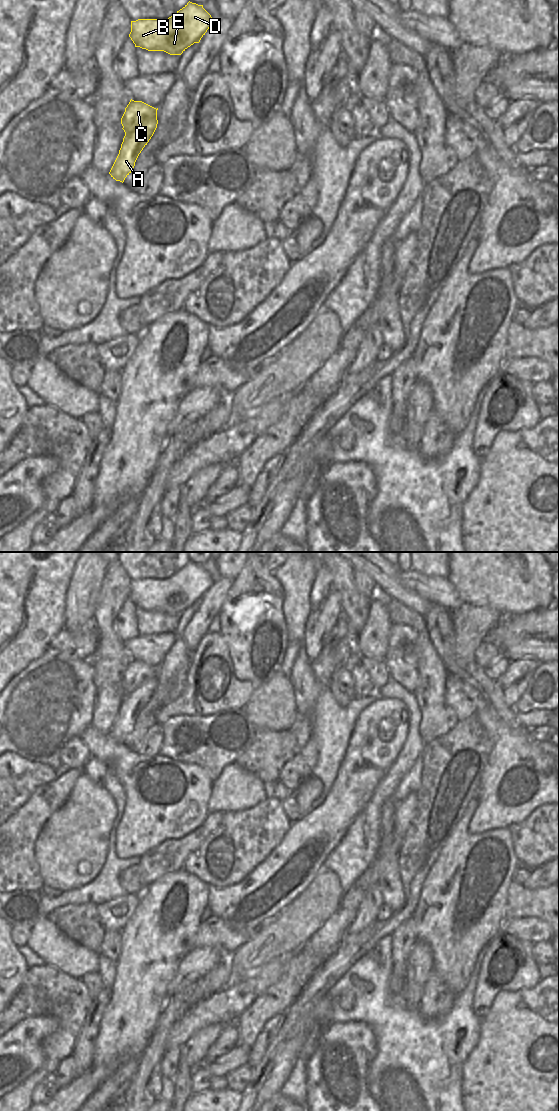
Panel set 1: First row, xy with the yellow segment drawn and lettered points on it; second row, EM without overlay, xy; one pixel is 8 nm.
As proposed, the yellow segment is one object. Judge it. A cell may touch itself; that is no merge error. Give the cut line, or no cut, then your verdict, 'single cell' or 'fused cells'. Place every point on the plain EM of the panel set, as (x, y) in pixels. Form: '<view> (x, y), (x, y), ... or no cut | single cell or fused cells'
xy (156, 674), (135, 690), (125, 693) | fused cells

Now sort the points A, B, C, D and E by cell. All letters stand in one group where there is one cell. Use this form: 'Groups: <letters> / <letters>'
Groups: A B D E / C.

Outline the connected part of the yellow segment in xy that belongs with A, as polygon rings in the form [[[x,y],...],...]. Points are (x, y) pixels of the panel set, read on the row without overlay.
[[[154,675],[136,691],[125,693],[119,714],[109,732],[113,739],[124,742],[133,730],[139,714],[153,696],[157,684],[157,675]]]

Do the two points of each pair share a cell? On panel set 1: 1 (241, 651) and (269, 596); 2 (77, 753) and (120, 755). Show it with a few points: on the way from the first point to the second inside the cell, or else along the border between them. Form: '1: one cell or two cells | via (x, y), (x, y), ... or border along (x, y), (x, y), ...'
1: one cell | via (250, 637), (252, 613), (255, 610)
2: two cells | border along (80, 737), (91, 756)

